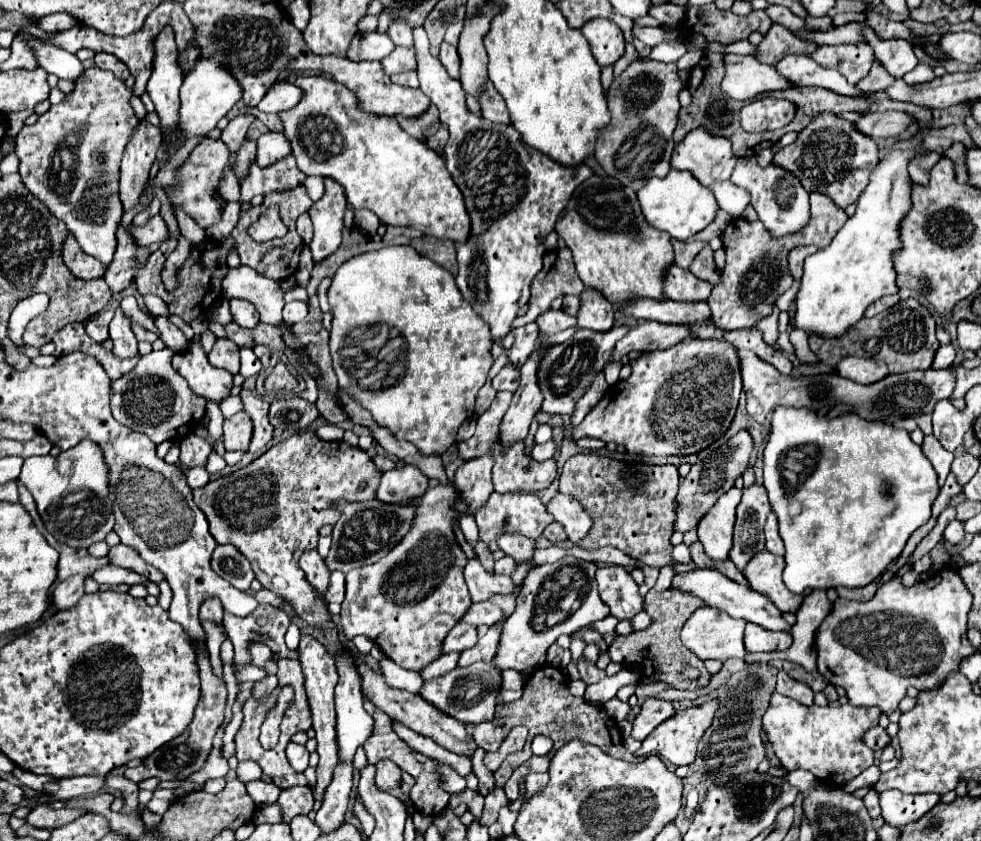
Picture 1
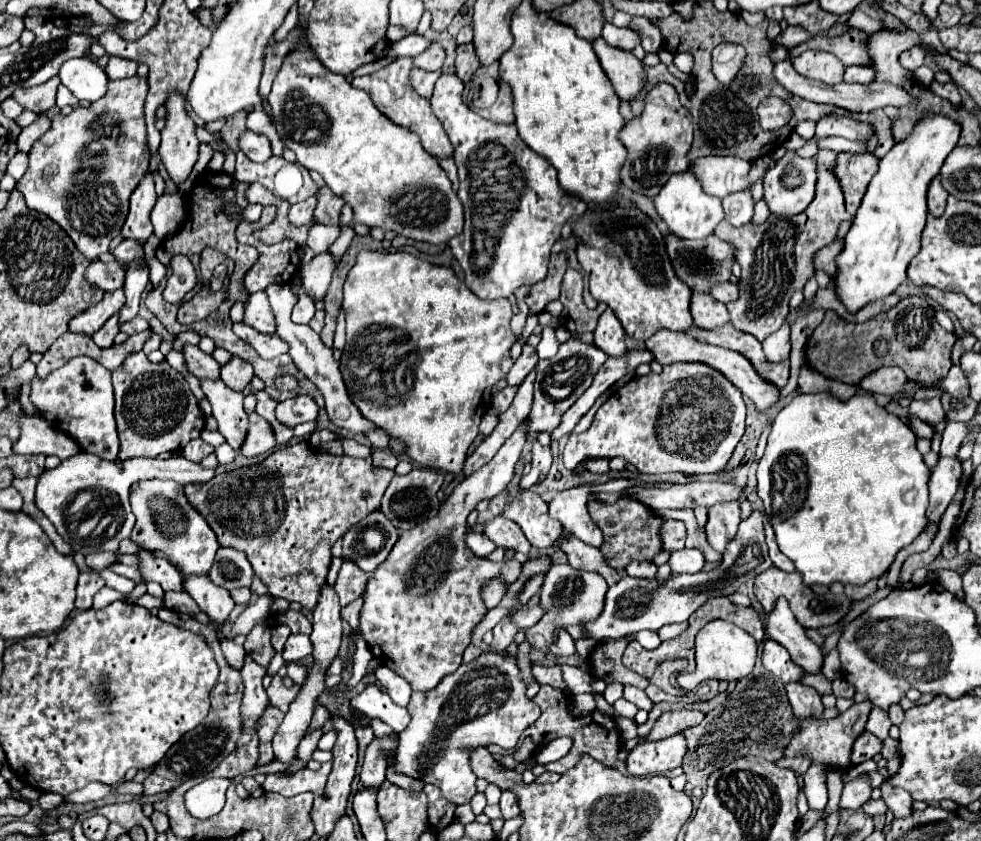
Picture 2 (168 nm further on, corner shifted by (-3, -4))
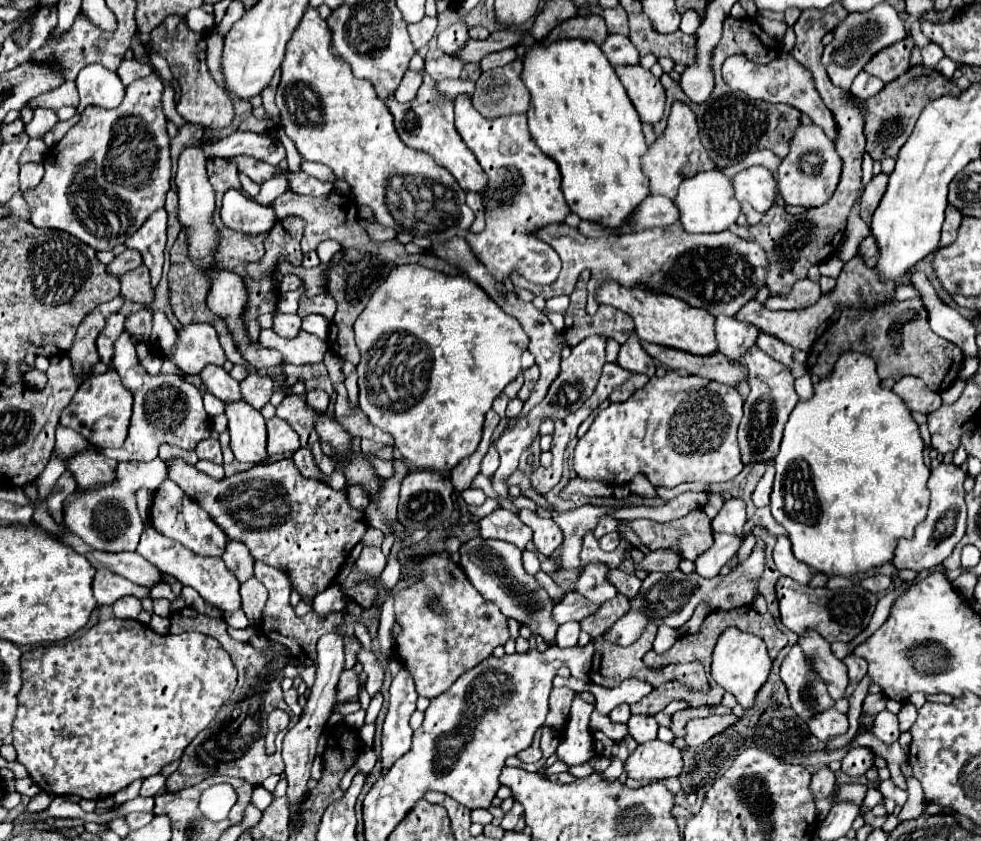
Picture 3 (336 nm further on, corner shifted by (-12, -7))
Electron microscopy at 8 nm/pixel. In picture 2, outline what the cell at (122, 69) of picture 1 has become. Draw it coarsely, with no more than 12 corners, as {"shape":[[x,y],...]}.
{"shape":[[114,56],[108,60],[110,80],[136,74],[136,62]]}

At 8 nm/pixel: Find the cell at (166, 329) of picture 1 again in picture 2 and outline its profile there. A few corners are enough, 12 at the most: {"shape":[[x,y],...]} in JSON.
{"shape":[[184,346],[184,362],[198,378],[218,378],[220,364],[198,346]]}

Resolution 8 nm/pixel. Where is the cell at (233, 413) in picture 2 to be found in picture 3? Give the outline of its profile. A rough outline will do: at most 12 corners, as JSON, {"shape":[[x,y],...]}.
{"shape":[[227,403],[237,461],[265,463],[267,429],[261,411]]}

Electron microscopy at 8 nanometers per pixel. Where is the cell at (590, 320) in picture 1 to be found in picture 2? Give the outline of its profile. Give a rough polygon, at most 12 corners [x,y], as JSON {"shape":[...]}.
{"shape":[[608,308],[600,314],[594,344],[608,356],[626,352],[624,328]]}

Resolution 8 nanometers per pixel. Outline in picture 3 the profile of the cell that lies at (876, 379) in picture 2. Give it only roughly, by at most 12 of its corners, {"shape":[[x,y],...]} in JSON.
{"shape":[[917,377],[899,379],[893,391],[911,411],[933,413],[941,395]]}

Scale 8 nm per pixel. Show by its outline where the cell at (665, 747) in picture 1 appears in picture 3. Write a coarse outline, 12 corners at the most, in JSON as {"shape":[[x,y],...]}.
{"shape":[[655,739],[625,761],[629,779],[681,773],[681,749]]}

